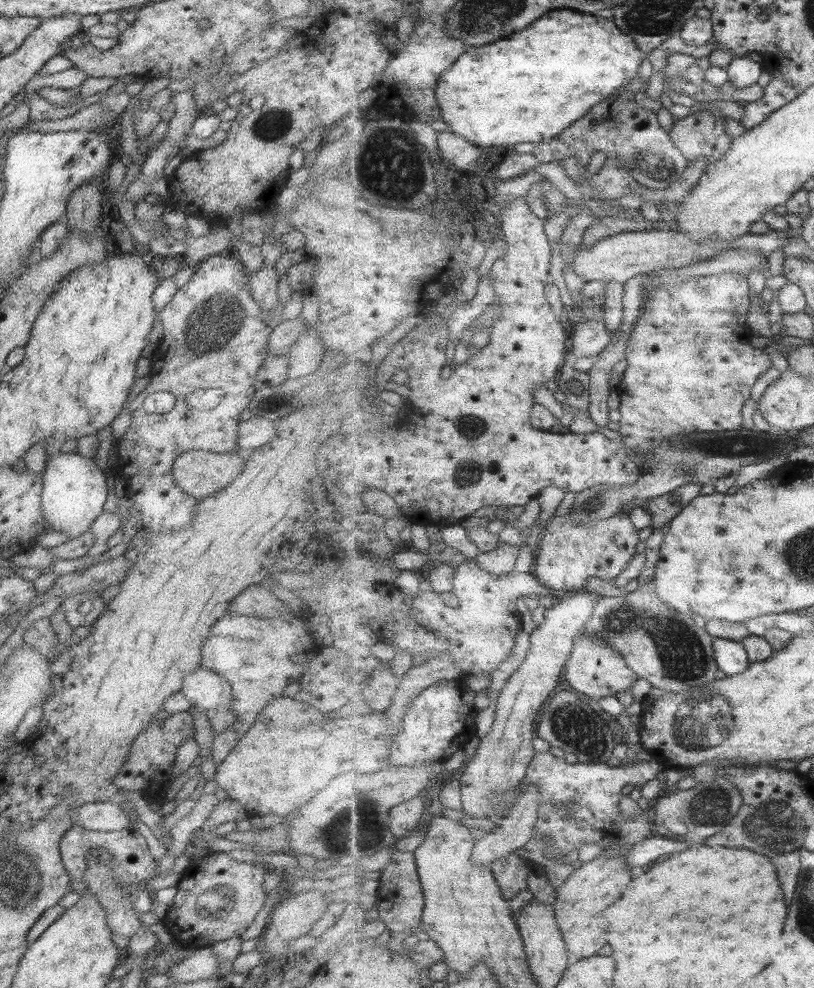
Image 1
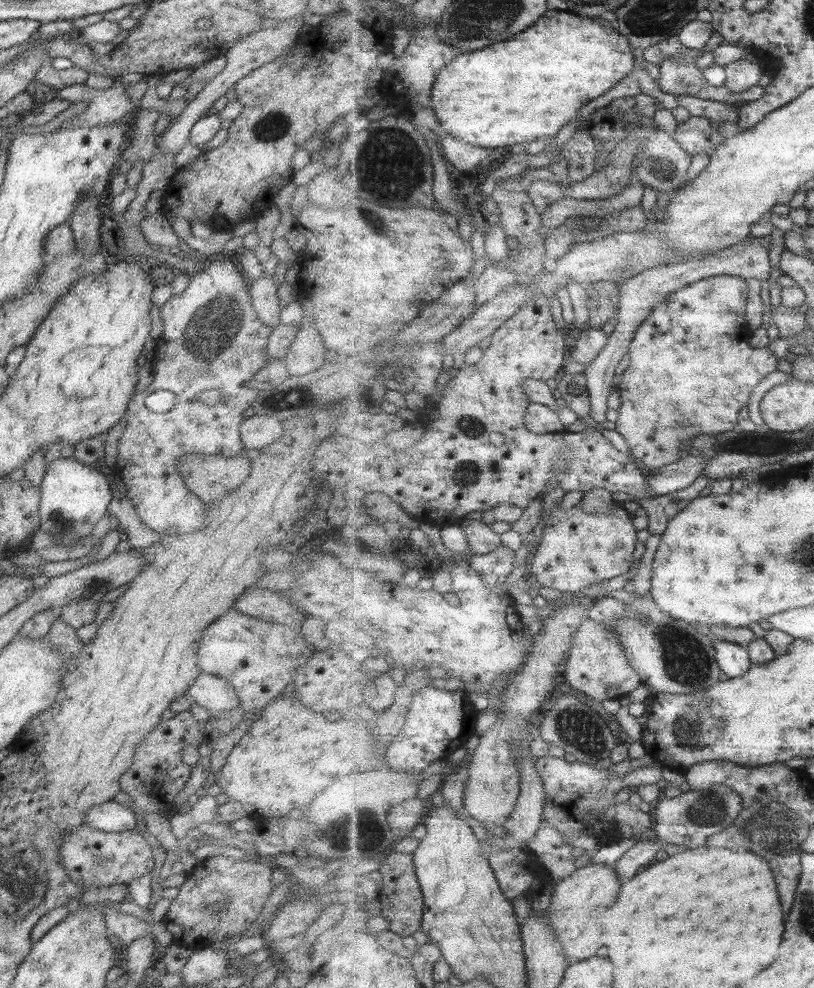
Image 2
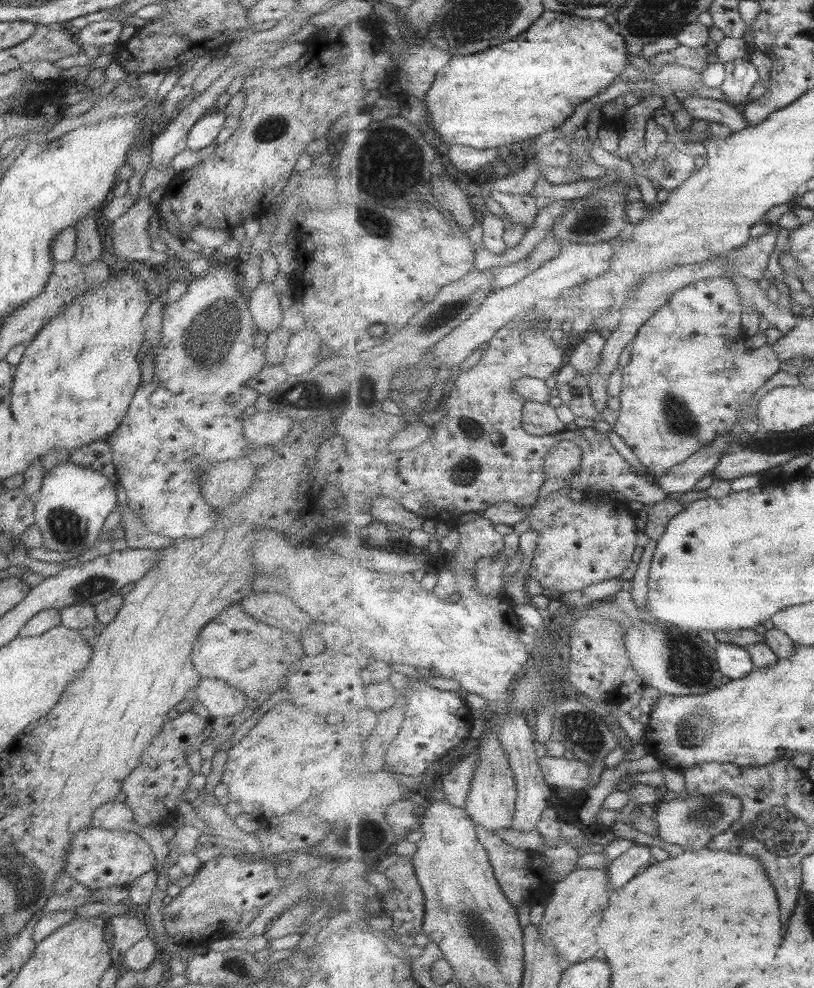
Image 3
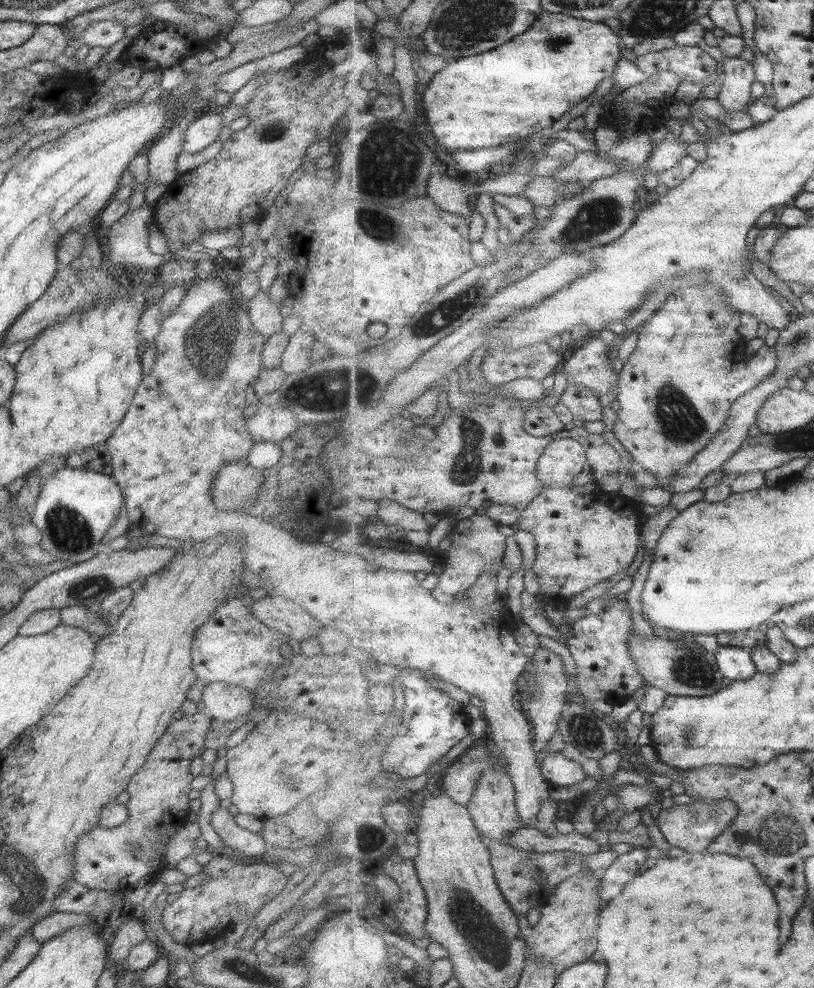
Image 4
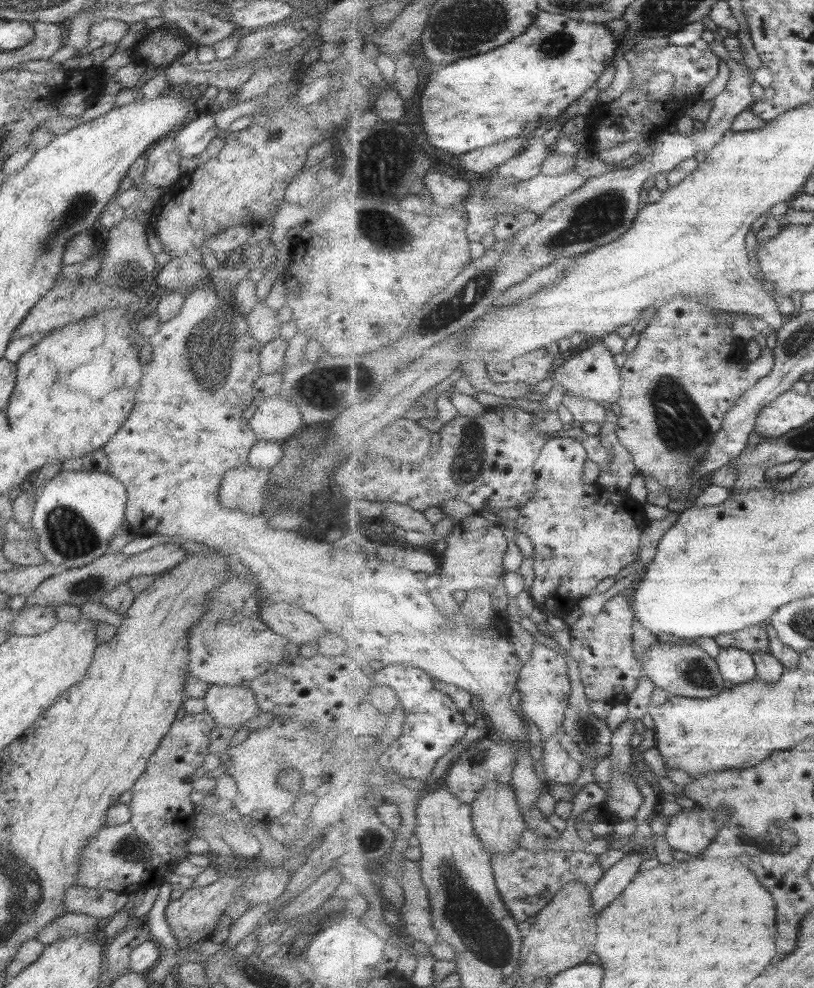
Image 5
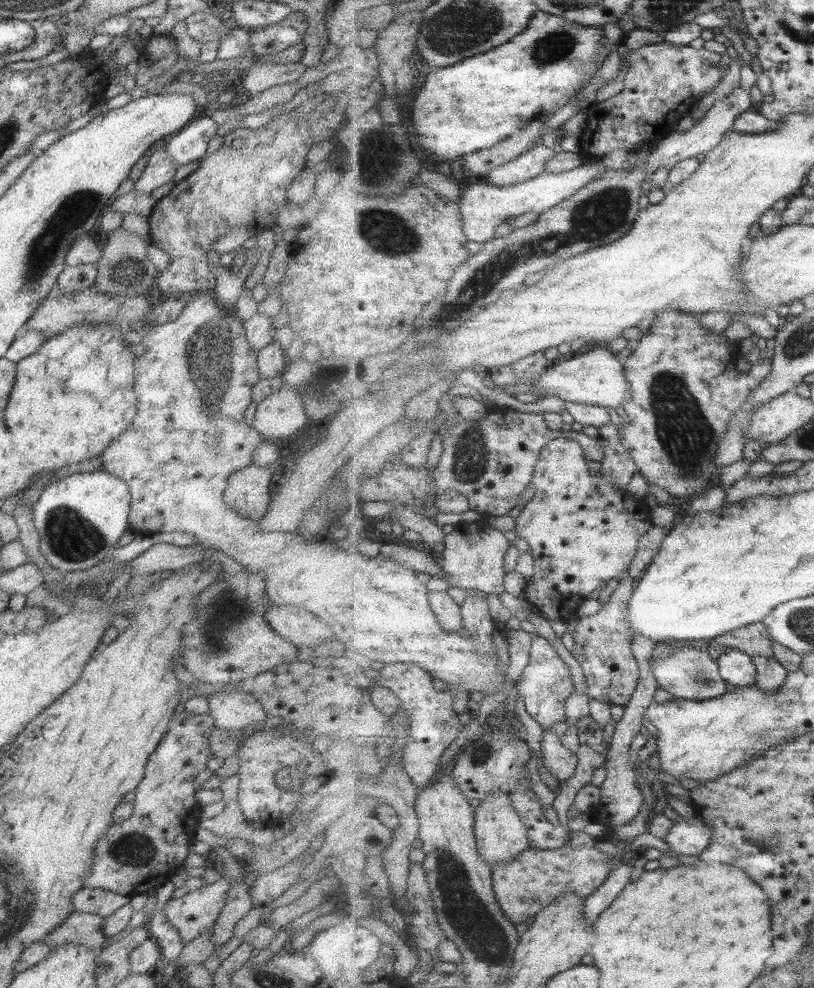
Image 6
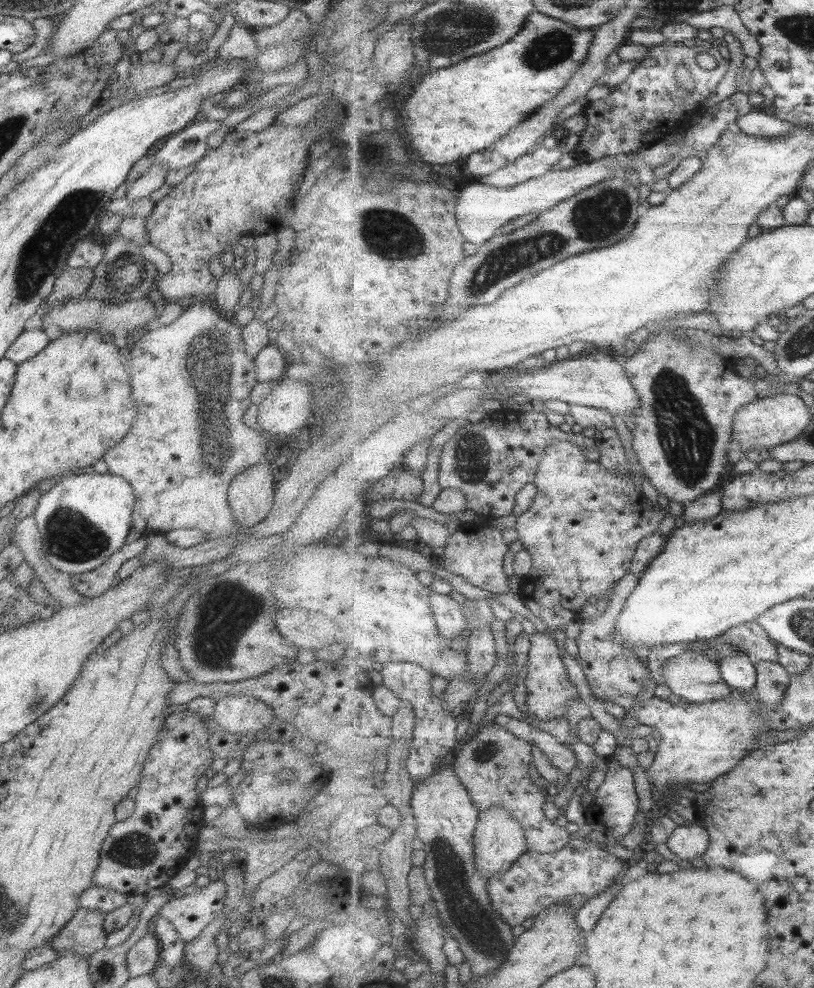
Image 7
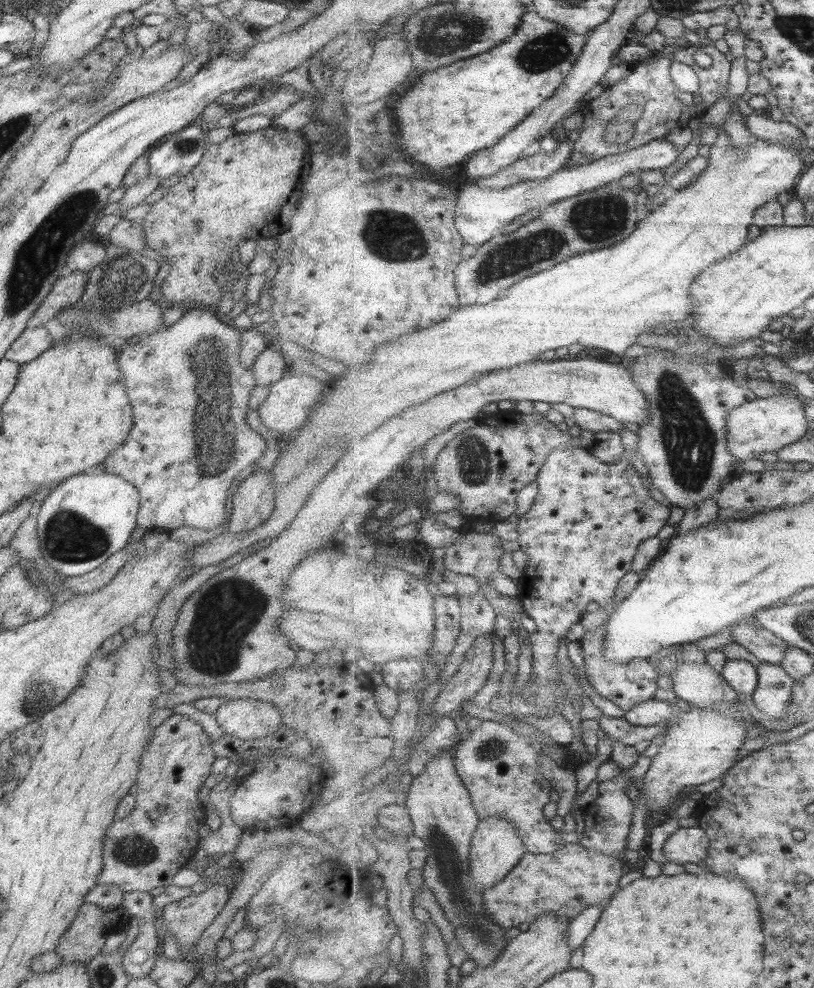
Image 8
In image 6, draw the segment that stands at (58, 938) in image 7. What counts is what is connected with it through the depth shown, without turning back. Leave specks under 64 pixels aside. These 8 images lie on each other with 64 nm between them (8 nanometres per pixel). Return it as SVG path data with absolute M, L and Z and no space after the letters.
M72 911L58 926L41 940L51 947L78 943L92 949L97 955L108 945L103 931L104 918L97 914Z

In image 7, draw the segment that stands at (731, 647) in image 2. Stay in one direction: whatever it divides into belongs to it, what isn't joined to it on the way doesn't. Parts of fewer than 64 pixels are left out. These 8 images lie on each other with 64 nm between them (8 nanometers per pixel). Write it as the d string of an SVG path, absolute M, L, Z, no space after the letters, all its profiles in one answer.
M737 654L726 655L720 665L723 677L730 686L740 691L752 692L759 679L759 670L755 663L750 655Z

